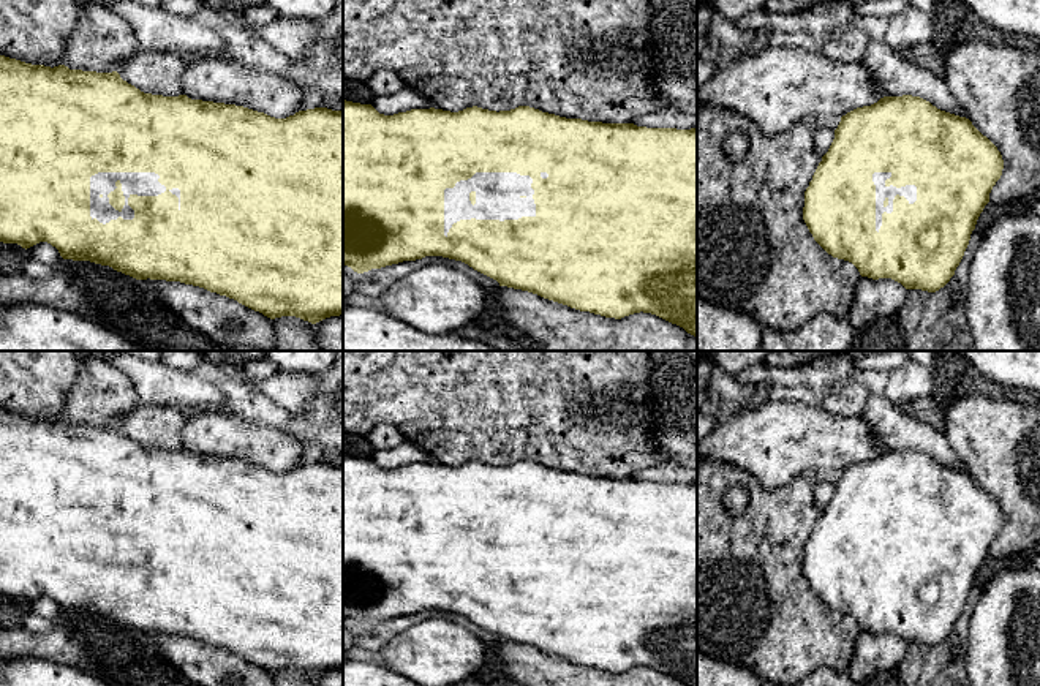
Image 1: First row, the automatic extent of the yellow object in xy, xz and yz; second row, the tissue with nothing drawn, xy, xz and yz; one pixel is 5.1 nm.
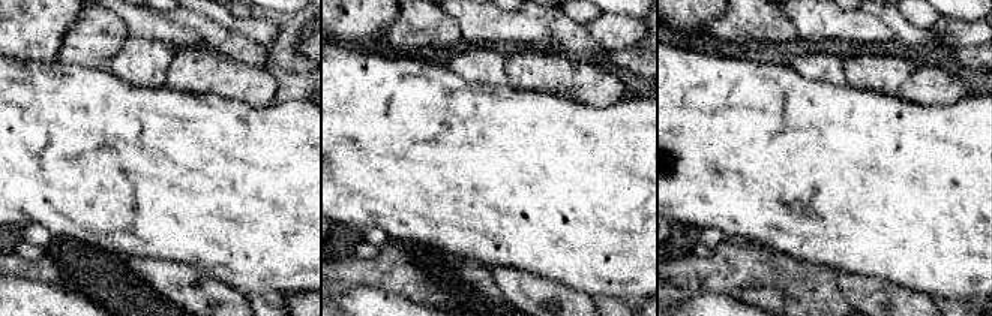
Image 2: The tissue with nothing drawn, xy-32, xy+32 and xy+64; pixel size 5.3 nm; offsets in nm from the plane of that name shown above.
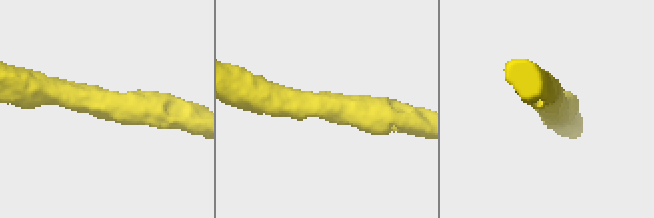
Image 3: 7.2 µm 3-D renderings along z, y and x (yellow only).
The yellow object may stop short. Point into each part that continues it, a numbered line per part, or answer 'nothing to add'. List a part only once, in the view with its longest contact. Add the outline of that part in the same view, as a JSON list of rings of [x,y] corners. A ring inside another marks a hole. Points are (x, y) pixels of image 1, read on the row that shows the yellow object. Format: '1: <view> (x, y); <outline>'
1: xy (143, 184); [[[98,172],[90,177],[90,217],[106,224],[111,220],[122,217],[133,220],[134,210],[128,205],[131,194],[158,196],[166,191],[166,187],[158,182],[160,175],[155,172]],[[115,182],[122,183],[125,205],[119,212],[109,204],[107,194],[114,191]]]

